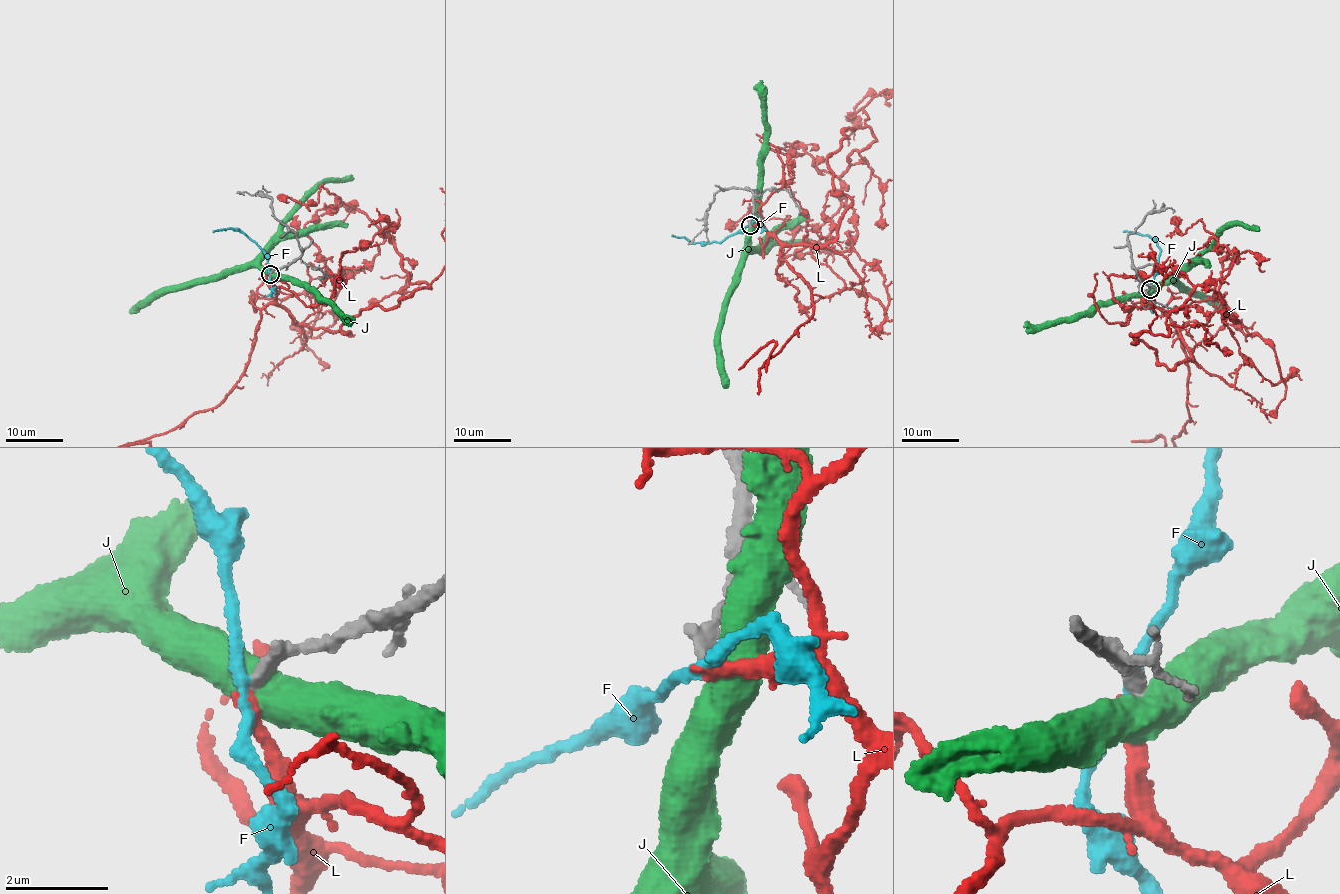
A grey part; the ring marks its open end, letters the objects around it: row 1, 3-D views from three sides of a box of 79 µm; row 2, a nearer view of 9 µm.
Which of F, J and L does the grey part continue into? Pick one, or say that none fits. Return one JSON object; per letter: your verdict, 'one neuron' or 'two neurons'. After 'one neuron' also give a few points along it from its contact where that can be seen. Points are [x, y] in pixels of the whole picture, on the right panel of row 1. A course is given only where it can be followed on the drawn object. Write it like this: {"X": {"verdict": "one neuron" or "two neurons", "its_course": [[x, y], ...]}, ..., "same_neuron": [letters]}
{"F": {"verdict": "two neurons"}, "J": {"verdict": "two neurons"}, "L": {"verdict": "one neuron"}, "same_neuron": ["L"]}

